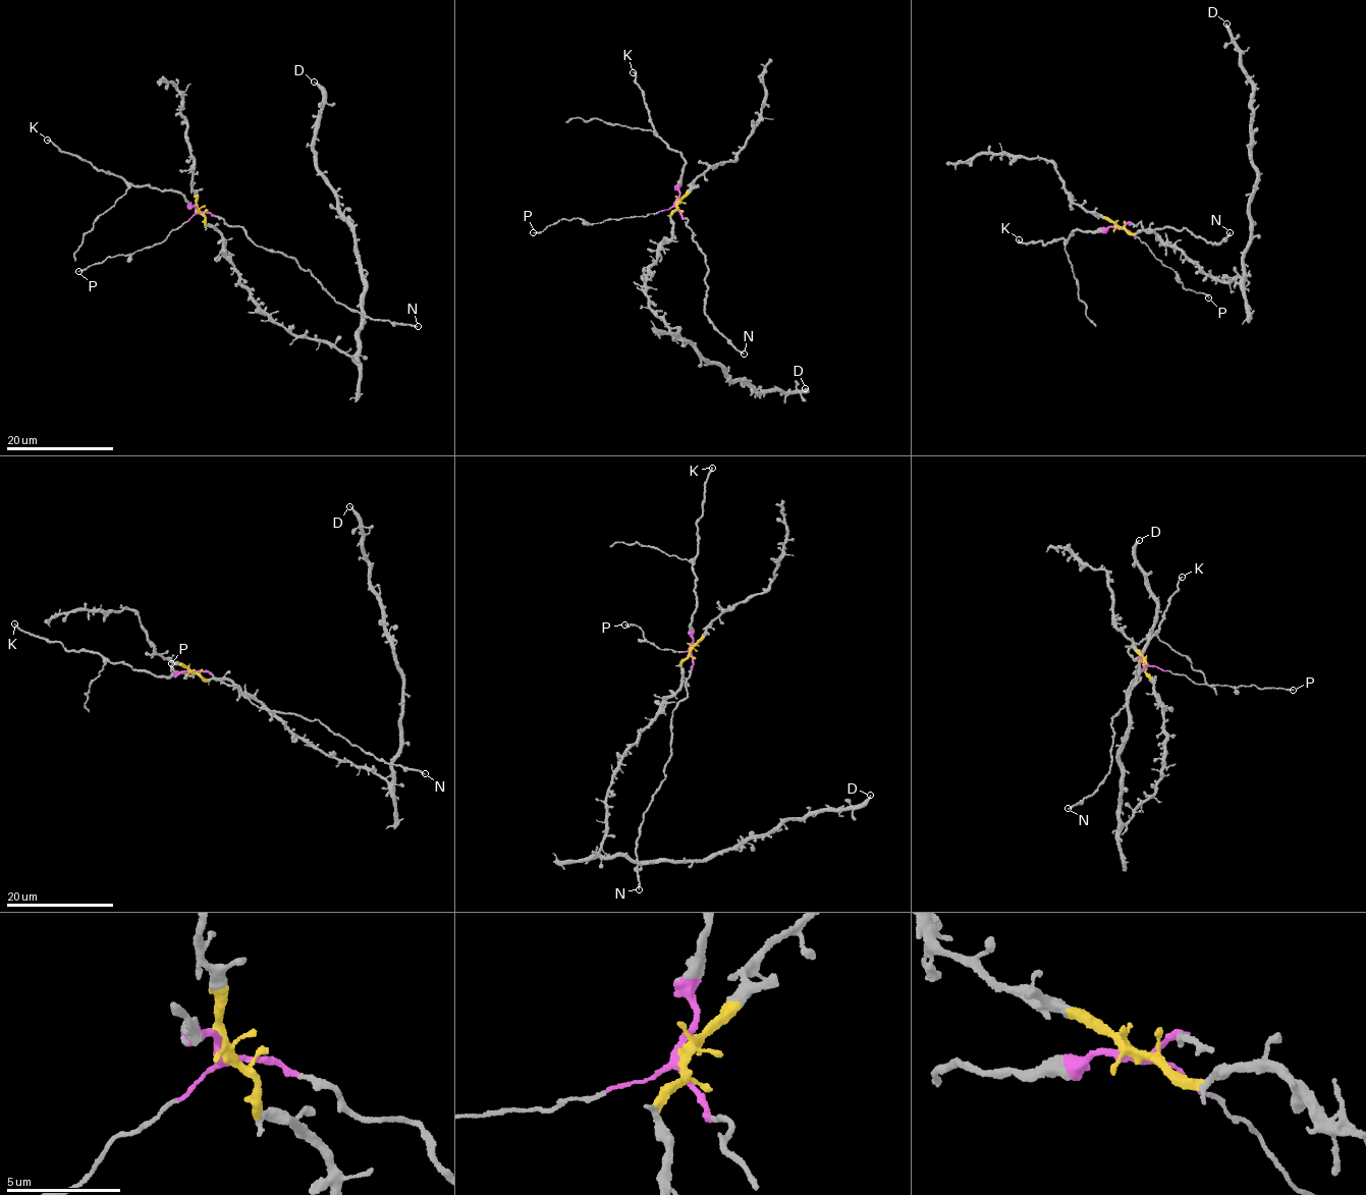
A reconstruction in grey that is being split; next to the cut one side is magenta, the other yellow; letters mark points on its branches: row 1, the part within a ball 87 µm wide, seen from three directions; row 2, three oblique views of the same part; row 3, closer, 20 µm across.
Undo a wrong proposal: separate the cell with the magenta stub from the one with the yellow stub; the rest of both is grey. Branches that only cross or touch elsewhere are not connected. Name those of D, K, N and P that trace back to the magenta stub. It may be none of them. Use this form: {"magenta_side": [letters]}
{"magenta_side": ["K", "N", "P"]}

